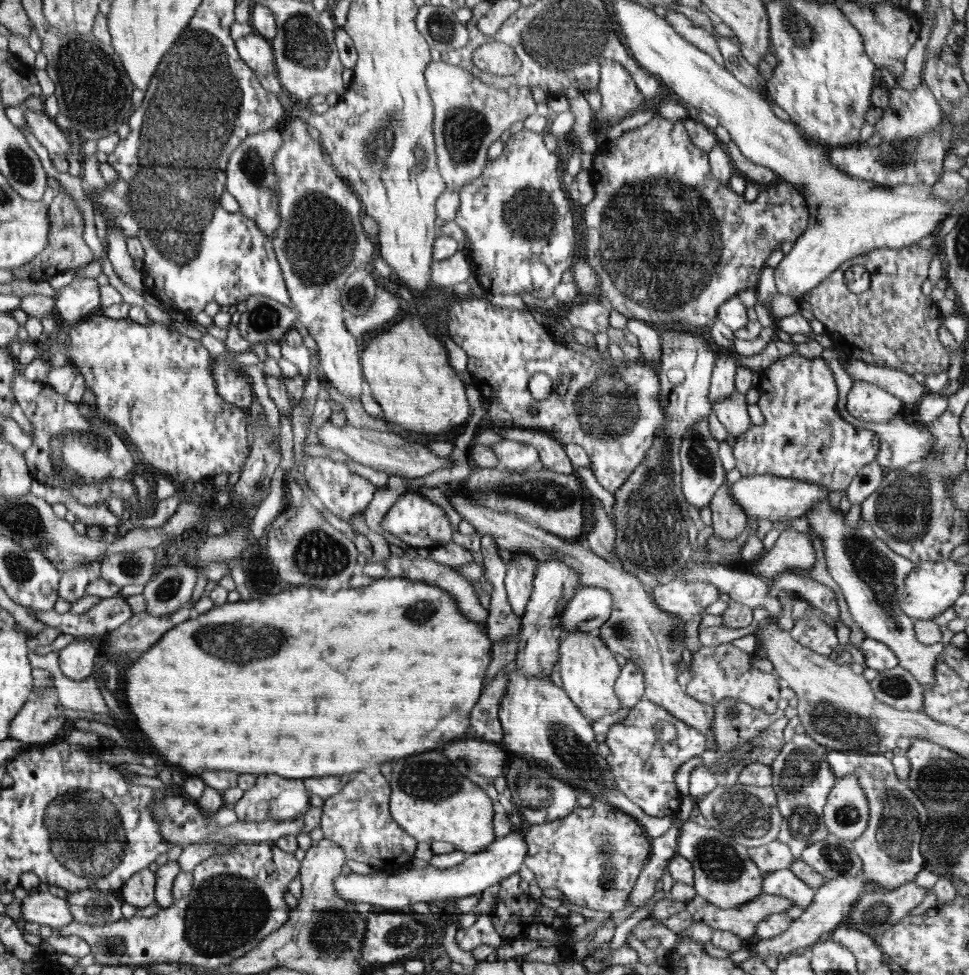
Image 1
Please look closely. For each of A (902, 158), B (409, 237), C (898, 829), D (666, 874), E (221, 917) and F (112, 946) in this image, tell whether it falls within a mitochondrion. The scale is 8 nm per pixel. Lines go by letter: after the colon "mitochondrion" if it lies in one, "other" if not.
A: mitochondrion
B: other
C: mitochondrion
D: other
E: mitochondrion
F: mitochondrion

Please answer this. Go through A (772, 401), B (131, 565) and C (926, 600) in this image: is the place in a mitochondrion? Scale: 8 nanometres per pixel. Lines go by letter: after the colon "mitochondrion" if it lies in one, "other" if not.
A: other
B: mitochondrion
C: other

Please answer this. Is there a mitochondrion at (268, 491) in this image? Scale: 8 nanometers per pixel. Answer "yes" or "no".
no

